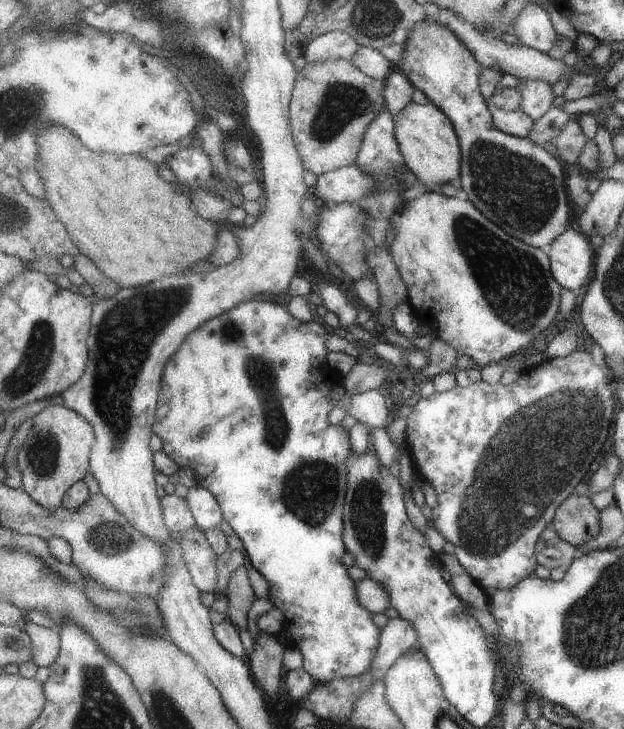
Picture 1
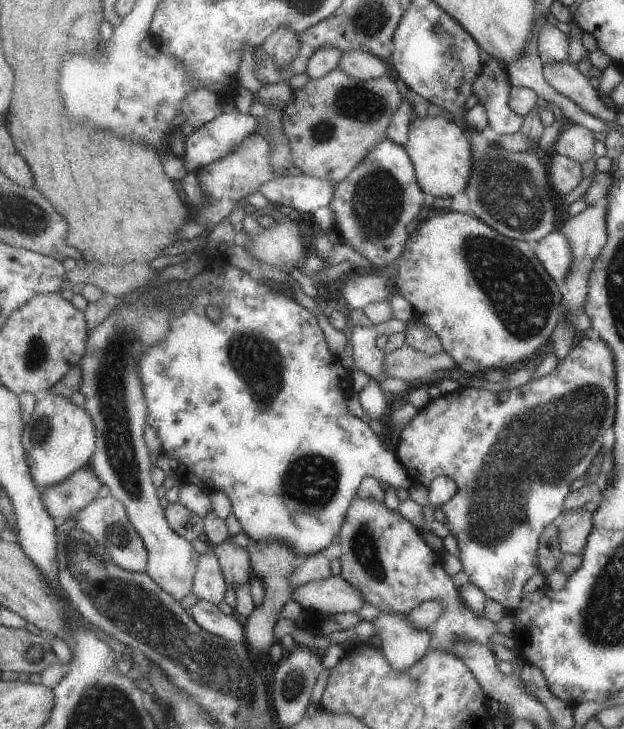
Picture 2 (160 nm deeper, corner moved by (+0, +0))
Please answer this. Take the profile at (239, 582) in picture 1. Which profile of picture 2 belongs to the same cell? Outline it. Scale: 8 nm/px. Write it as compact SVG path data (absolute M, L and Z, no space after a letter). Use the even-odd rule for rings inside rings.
M230 538L223 544L213 546L218 556L224 577L232 588L245 584L253 578L250 552L237 546Z

